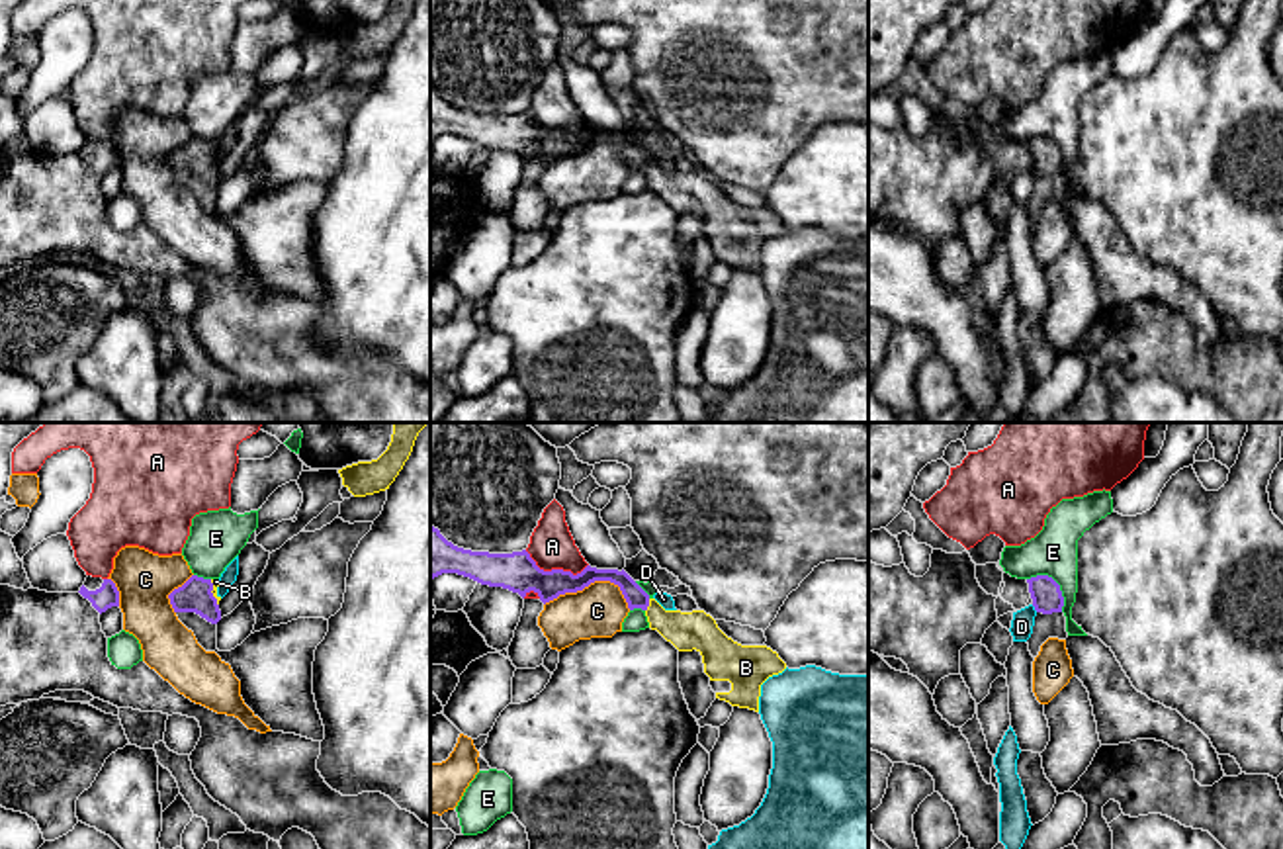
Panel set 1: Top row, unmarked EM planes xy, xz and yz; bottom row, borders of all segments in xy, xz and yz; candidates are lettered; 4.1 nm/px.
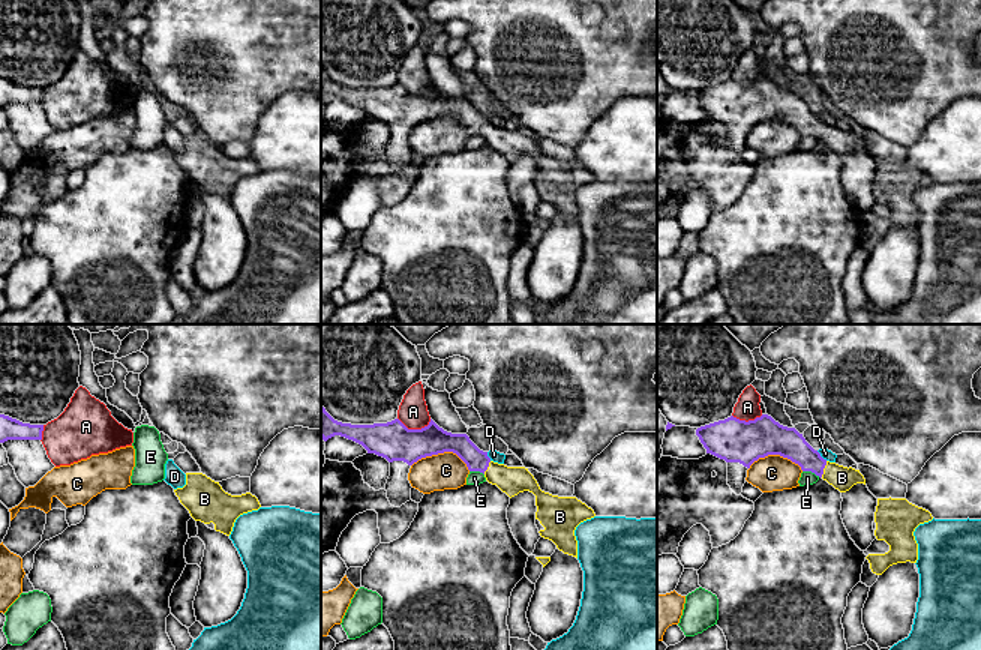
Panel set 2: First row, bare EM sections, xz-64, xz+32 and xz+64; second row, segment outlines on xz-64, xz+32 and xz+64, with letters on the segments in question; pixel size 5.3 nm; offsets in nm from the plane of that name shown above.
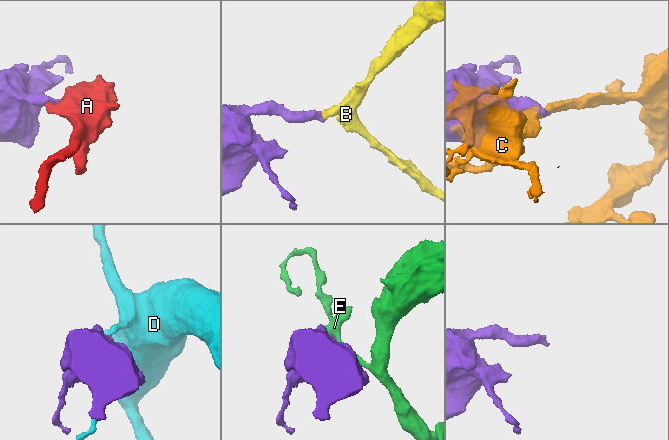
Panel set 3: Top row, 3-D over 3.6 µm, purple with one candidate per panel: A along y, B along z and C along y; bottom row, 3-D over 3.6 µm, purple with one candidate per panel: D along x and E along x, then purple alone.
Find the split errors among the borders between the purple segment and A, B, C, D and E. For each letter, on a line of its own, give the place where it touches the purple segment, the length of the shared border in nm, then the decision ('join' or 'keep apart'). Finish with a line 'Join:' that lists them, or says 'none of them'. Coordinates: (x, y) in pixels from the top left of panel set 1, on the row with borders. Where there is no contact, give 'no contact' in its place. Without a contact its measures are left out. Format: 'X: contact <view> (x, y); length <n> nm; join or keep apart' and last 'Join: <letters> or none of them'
A: contact xz (556, 570); length 280 nm; keep apart
B: contact xz (648, 605); length 60 nm; join
C: contact xz (593, 581); length 360 nm; keep apart
D: contact yz (1035, 609); length 40 nm; keep apart
E: contact yz (1057, 583); length 200 nm; keep apart
Join: B

